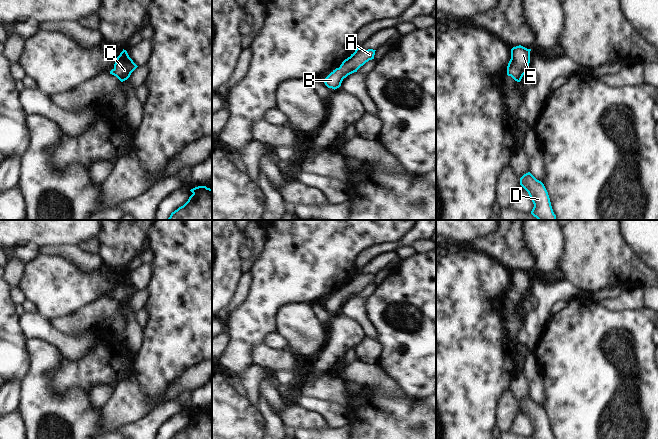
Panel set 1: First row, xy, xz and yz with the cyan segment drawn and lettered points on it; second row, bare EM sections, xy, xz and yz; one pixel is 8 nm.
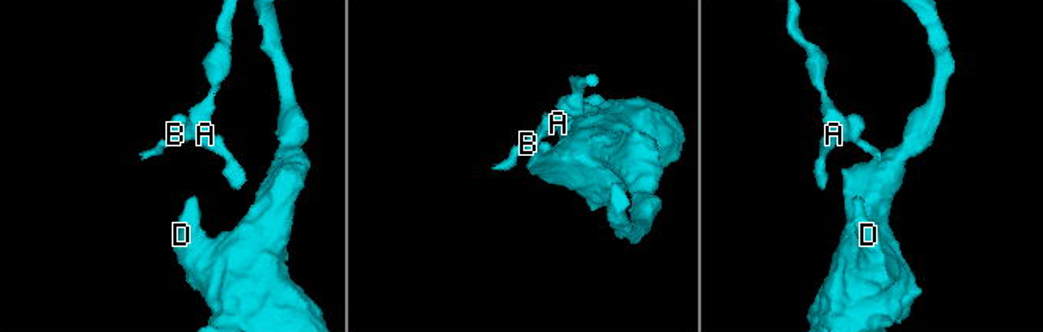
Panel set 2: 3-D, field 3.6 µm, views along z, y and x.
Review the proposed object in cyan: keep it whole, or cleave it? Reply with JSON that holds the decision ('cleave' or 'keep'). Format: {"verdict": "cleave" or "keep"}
{"verdict": "keep"}

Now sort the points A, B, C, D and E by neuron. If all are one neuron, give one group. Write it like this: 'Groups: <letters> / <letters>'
Groups: A B C D E.

